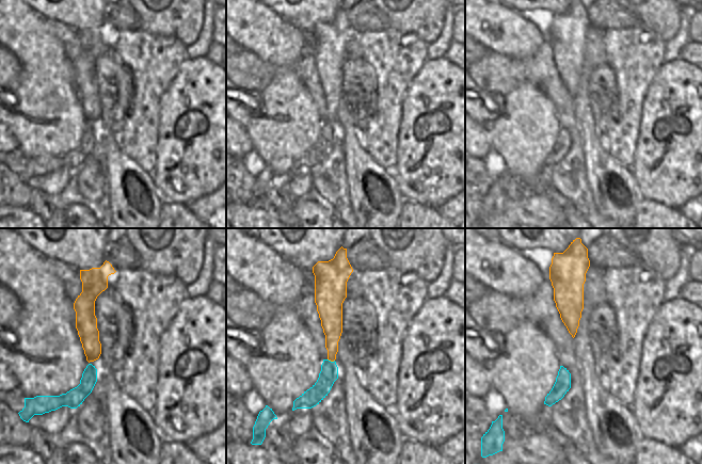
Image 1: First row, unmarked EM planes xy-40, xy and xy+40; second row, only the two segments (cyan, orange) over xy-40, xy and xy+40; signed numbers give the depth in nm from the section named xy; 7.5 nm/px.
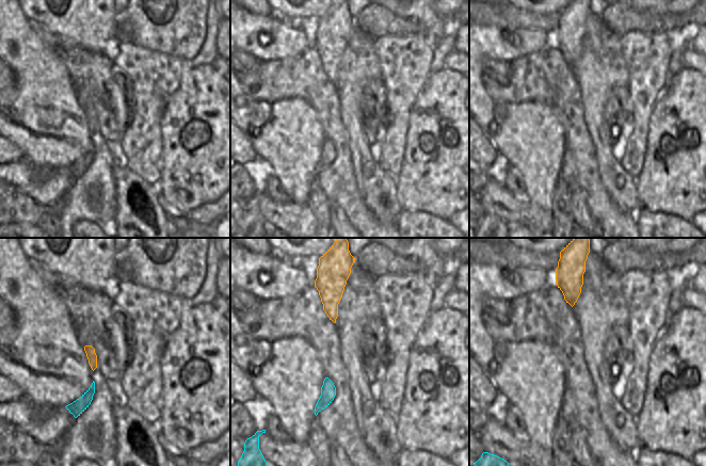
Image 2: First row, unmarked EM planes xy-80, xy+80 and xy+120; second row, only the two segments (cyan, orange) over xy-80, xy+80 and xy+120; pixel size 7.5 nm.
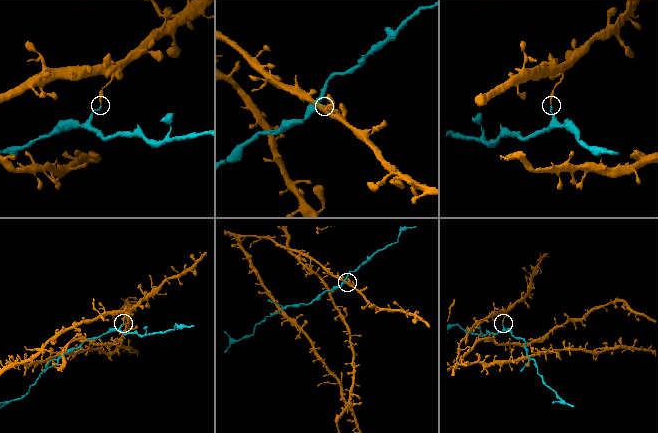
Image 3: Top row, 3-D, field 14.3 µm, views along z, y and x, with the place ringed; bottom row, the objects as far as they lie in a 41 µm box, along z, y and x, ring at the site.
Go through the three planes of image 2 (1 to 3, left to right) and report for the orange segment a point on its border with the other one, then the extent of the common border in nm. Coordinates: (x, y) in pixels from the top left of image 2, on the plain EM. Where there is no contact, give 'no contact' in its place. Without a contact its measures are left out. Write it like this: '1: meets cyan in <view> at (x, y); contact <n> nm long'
1: no contact
2: no contact
3: no contact

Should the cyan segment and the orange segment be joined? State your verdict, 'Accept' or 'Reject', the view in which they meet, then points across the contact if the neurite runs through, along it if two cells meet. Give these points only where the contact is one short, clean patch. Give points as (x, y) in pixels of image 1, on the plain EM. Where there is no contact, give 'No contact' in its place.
Reject. Touches cyan in xy. Boundary: xy (328, 120), (334, 122)

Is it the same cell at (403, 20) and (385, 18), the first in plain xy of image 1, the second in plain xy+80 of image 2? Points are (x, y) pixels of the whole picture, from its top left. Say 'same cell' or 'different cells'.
different cells

